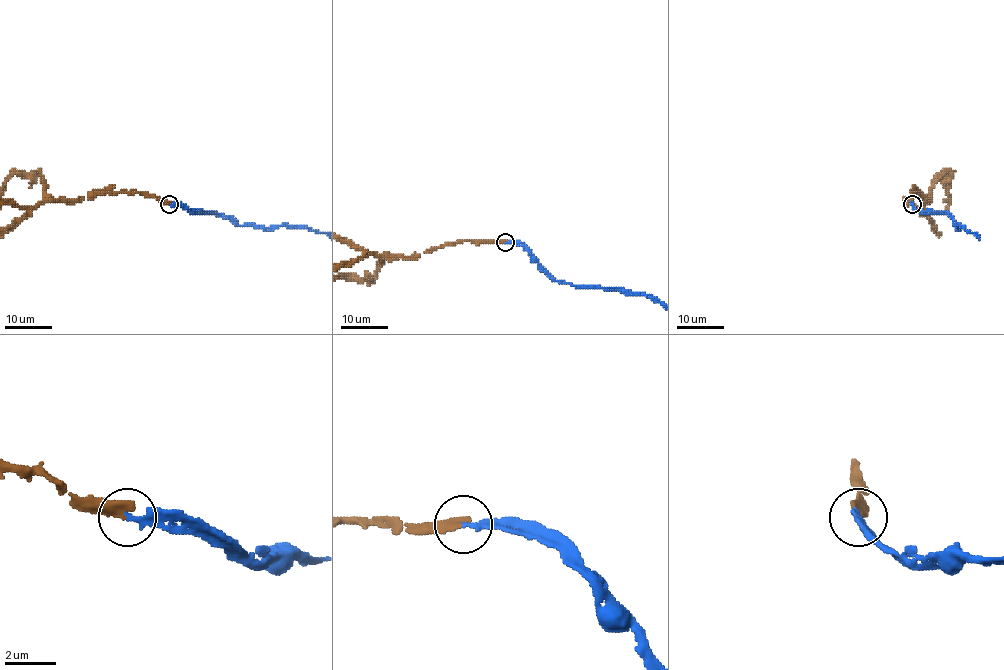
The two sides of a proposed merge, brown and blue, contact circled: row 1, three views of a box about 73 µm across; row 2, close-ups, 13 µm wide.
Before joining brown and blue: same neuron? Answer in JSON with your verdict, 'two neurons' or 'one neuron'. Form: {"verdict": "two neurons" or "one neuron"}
{"verdict": "one neuron"}

